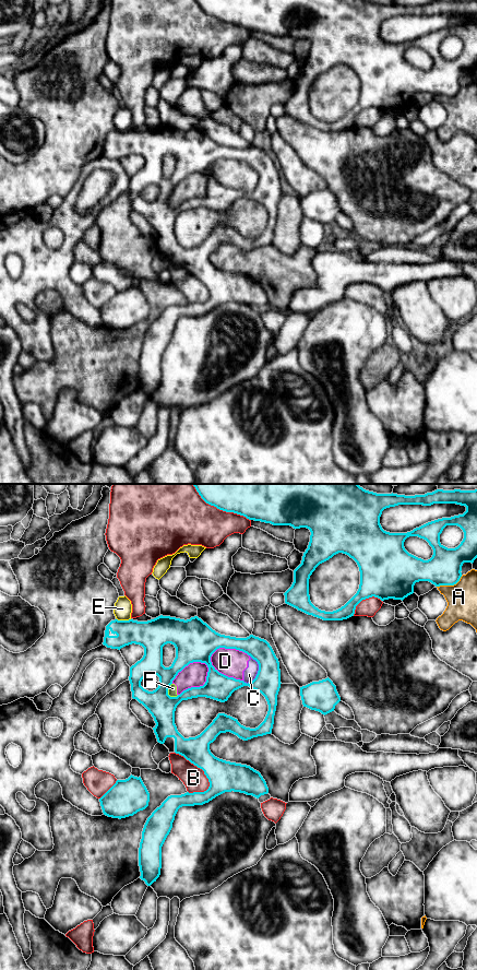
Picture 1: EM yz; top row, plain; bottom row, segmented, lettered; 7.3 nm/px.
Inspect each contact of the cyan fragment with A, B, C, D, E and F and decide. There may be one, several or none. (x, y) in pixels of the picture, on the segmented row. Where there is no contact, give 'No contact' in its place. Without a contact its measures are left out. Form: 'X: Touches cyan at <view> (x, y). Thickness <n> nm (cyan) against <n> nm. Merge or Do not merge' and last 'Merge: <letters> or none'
A: Touches cyan at yz (450, 584). Thickness 240 nm (cyan) against 220 nm. Do not merge
B: Touches cyan at yz (199, 767). Thickness 220 nm (cyan) against 170 nm. Do not merge
C: Touches cyan at yz (259, 670). Thickness 190 nm (cyan) against 100 nm. Do not merge
D: Touches cyan at yz (218, 672). Thickness 240 nm (cyan) against 200 nm. Do not merge
E: Touches cyan at yz (123, 620). Thickness 220 nm (cyan) against 140 nm. Do not merge
F: Touches cyan at yz (167, 693). Thickness 200 nm (cyan) against 60 nm. Do not merge
Merge: none

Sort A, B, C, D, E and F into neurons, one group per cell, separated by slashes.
A / B / C D F / E

